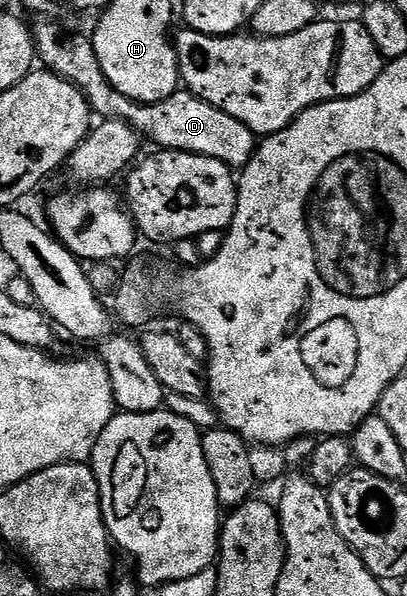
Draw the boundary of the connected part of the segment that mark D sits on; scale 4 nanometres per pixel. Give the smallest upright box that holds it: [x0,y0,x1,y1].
[32,18,255,170]

